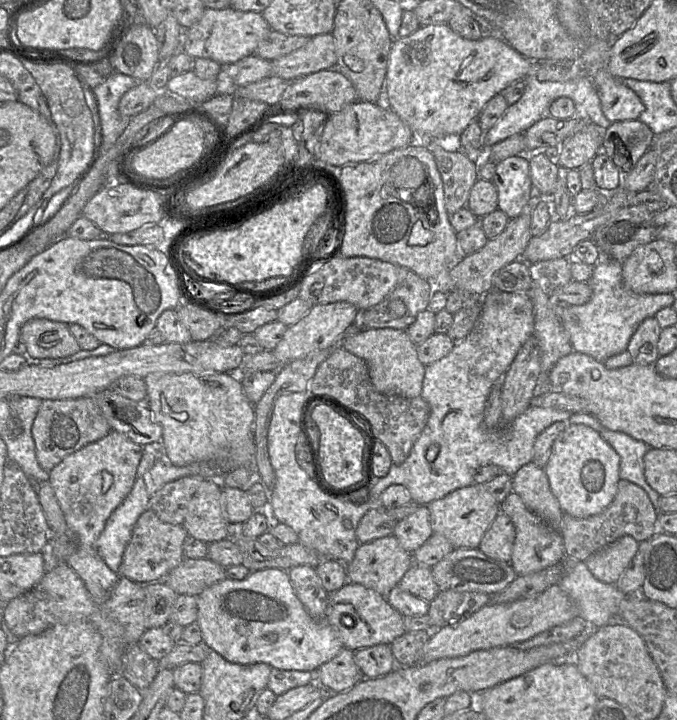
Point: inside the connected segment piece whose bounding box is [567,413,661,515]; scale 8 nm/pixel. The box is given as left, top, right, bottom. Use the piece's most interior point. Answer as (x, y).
(631, 451)

